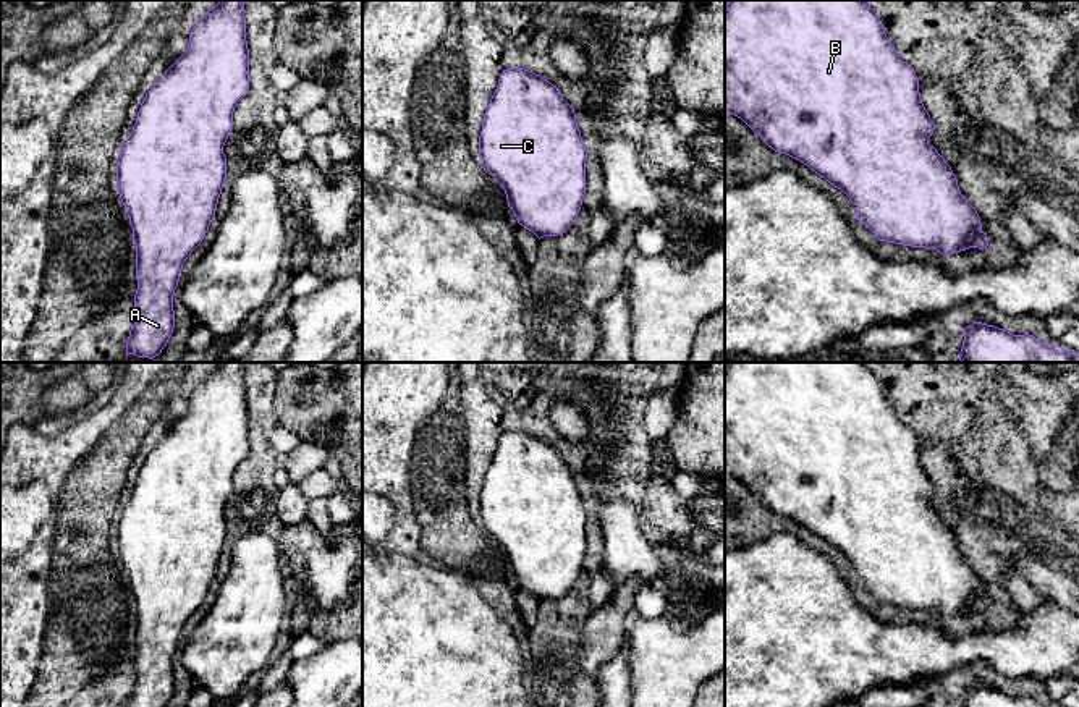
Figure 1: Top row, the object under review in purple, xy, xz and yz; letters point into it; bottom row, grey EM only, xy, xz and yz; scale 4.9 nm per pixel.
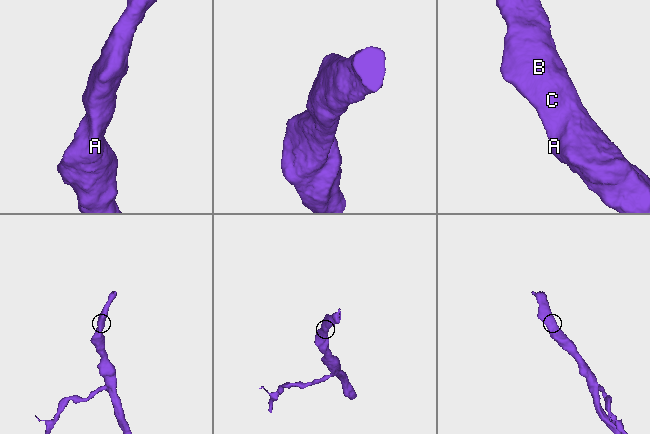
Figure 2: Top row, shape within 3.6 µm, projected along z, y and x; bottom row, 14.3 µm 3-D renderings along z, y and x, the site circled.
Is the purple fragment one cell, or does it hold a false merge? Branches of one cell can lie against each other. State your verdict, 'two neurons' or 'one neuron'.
one neuron

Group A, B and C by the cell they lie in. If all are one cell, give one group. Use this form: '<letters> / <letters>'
A B C

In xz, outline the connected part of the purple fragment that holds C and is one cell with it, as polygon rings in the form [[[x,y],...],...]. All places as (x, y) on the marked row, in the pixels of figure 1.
[[[503,70],[482,120],[479,157],[505,189],[518,223],[539,239],[563,235],[578,218],[586,194],[587,150],[574,108],[540,74]]]

